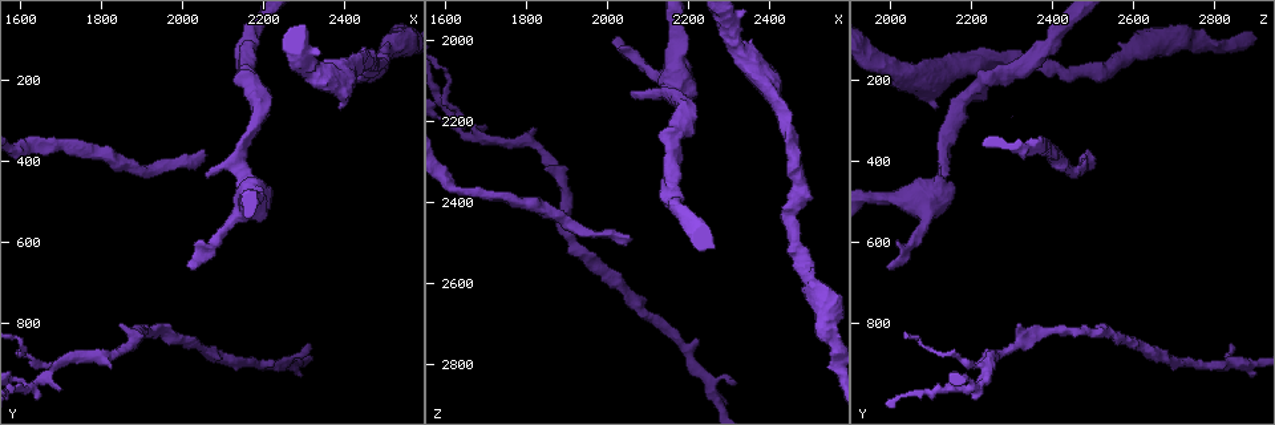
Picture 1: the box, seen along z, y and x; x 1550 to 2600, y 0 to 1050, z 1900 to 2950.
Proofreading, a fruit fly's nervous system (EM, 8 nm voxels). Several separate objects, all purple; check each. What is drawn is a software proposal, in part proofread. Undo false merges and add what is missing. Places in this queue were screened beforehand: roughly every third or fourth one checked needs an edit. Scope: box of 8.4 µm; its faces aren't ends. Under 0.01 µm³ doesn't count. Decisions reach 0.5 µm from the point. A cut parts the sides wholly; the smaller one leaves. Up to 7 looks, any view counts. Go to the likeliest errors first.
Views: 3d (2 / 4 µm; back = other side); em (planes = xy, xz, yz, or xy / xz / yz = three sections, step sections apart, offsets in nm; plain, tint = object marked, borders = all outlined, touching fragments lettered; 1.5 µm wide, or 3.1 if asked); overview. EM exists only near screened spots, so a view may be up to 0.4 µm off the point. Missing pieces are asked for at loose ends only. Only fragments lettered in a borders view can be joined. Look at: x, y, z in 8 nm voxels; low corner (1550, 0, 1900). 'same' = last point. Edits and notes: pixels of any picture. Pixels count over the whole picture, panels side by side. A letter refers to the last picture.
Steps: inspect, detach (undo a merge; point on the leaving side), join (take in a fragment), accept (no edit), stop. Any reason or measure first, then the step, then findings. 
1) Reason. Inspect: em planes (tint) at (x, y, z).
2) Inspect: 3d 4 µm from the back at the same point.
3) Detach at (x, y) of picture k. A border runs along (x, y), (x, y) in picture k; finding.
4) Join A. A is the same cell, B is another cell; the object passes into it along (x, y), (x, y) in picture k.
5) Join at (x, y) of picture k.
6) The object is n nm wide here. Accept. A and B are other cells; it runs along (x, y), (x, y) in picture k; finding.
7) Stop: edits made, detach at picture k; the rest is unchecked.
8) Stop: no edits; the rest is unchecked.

Branch stops here. Inspect: em planes (tint) at (2050, 375, 2485).

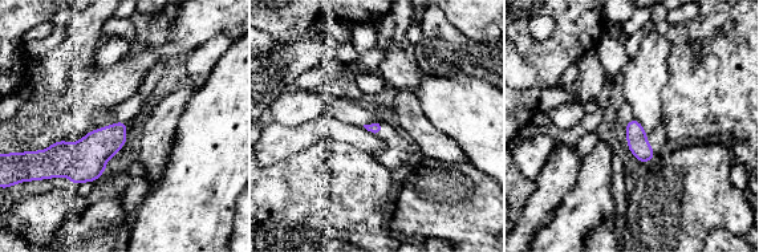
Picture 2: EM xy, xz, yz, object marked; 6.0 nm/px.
What lies round it. Inspect: em planes (borders) at the same point.

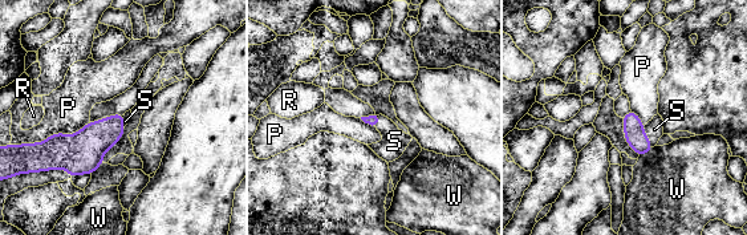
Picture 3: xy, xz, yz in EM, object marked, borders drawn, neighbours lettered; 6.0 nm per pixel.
Join S. S is the same cell, P, R and W are other cells; the object passes into it along (637, 140), (646, 136), (654, 129) in picture 3; it goes on there.

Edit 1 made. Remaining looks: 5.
Branch stops here. Inspect: em planes (borders) at (2030, 665, 1985).

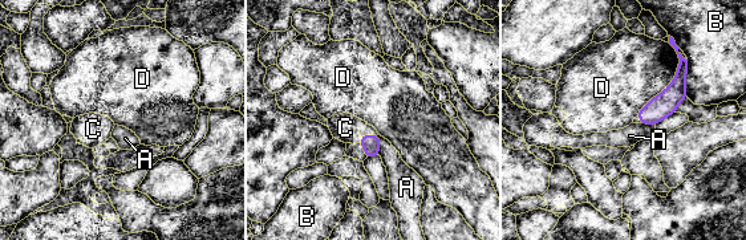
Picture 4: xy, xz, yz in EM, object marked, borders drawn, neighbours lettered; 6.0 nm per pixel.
The object is 110 nm wide here. Join C. C is the same cell, A, B and D are other cells; the cell continues.

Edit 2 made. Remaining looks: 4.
Free end. Inspect: em planes (tint) at (2060, 430, 2135).

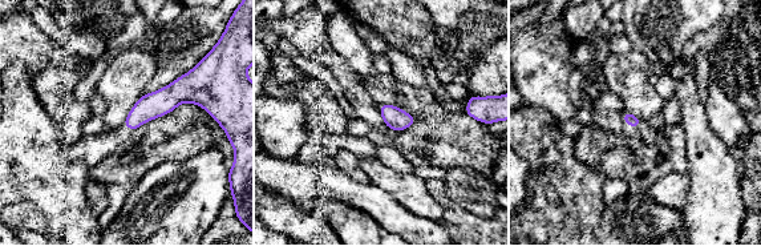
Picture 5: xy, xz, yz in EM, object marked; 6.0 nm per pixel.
Inspect: em planes (borders) at the same point.

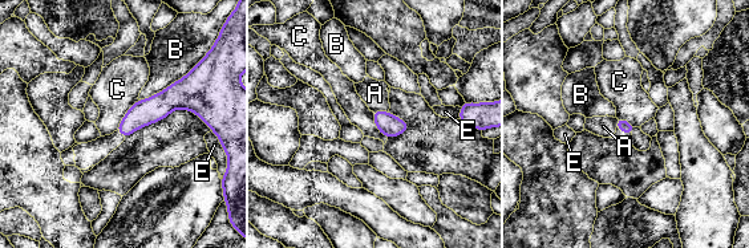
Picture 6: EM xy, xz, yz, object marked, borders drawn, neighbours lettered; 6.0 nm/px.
Accept. A, B, C and E are other cells; it runs along (198, 110), (164, 102), (121, 129) in picture 6; no lettered fragment goes on from it.

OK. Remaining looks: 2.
Stop: edits made, join at picture 3, join at picture 4; the rest is unchecked.

